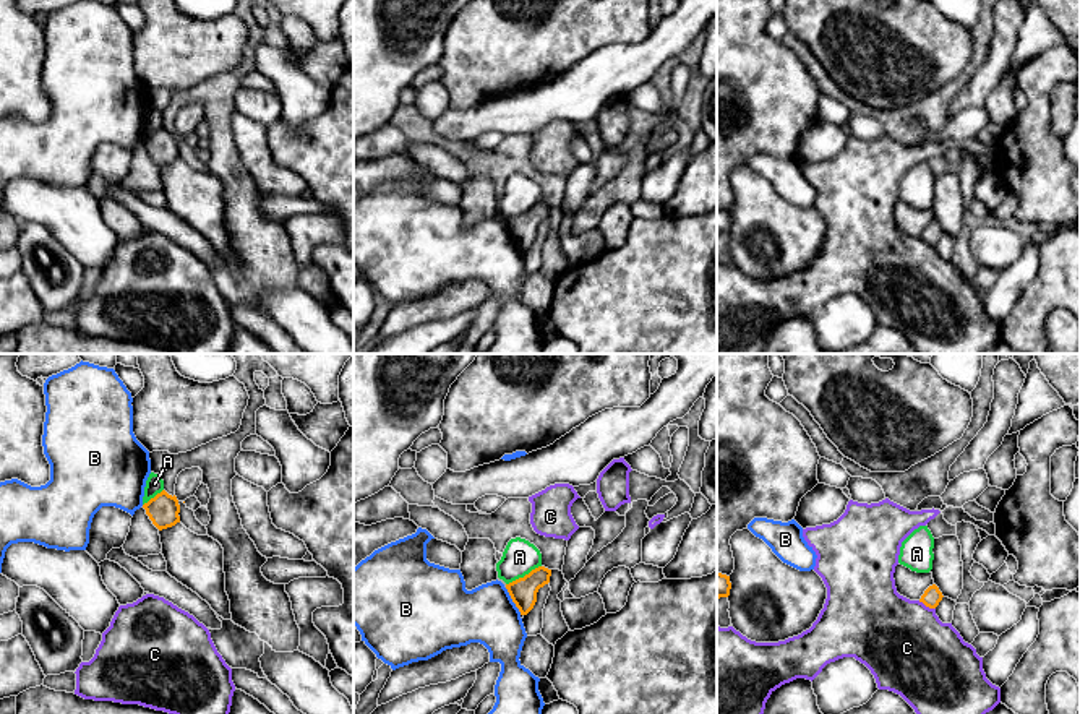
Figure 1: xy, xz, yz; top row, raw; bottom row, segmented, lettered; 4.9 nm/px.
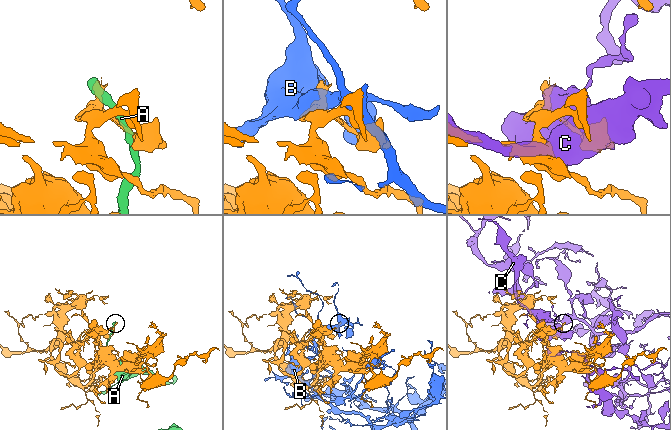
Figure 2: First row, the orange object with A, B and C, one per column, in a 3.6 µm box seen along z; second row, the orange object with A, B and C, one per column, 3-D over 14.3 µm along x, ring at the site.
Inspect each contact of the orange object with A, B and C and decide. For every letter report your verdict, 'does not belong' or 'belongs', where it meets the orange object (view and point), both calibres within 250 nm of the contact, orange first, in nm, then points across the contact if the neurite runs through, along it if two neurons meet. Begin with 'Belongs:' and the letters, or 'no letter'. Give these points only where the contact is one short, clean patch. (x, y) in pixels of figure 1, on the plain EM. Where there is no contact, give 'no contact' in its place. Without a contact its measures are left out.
Belongs: no letter
A: does not belong; contact xz (524, 213); calibres 140 and 170 nm
B: does not belong; contact xz (513, 237); calibres 140 and 280 nm
C: does not belong; contact yz (926, 242); calibres 90 and 440 nm

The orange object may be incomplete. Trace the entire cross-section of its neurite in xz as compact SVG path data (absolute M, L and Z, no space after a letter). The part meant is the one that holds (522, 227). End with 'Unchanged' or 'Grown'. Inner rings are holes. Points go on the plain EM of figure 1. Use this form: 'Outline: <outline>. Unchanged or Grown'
Outline: M538 203L524 214L506 221L506 226L521 252L527 252L534 245L537 239L537 229L540 224L550 219L550 213L551 206Z. Unchanged

